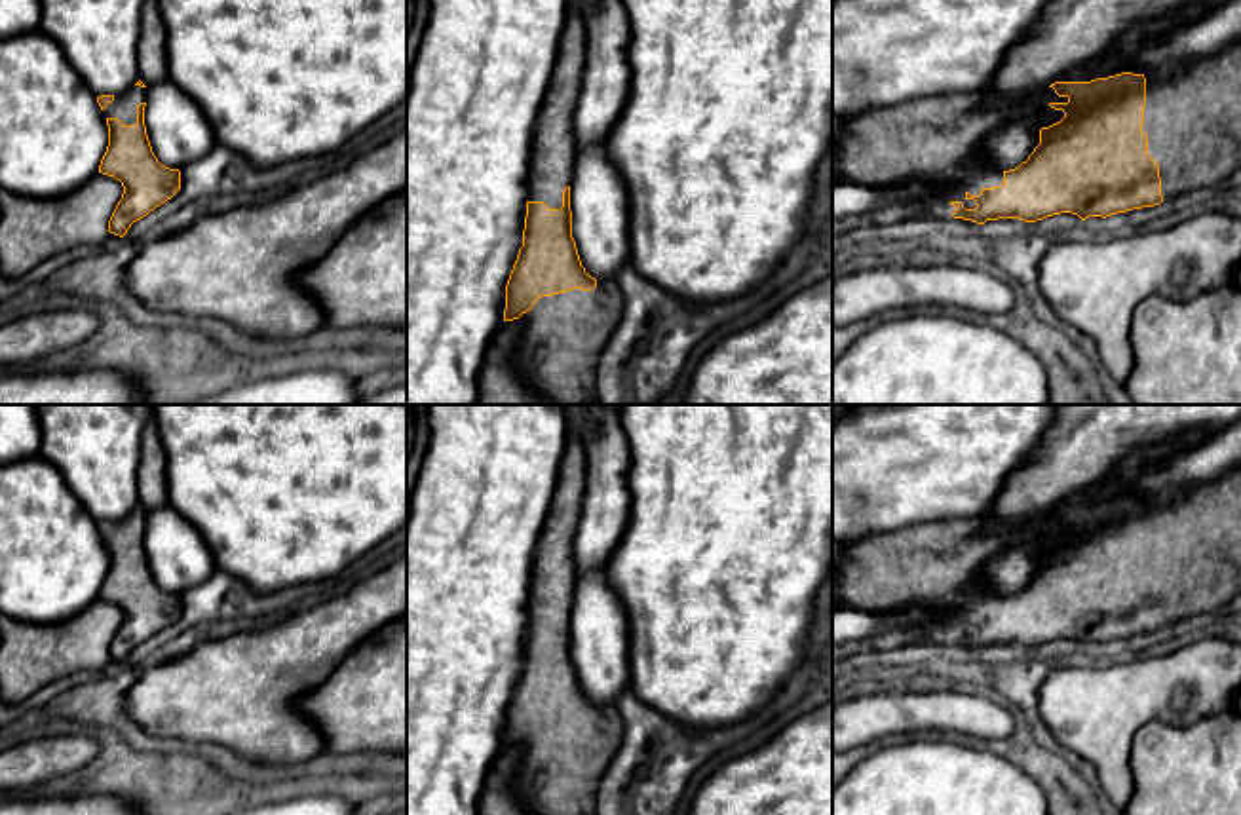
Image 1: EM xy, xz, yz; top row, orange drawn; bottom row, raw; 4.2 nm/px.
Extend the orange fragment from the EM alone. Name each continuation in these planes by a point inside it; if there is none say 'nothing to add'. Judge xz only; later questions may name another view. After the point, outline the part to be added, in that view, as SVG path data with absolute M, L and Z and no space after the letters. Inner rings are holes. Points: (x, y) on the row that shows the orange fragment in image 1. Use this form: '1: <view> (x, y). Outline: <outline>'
1: xz (553, 149). Outline: M568 11L530 148L528 201L544 201L549 209L563 207L563 190L572 184L578 152L574 114L585 55L583 21Z
2: xz (563, 335). Outline: M616 281L538 298L519 317L521 374L553 405L599 405L595 372L621 313Z

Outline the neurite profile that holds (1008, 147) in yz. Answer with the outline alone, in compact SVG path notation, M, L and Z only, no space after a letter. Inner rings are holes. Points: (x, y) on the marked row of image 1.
M1049 104L1038 112L1038 122L1011 122L983 141L983 156L1000 171L1019 167L1040 144L1040 129L1064 118L1062 110Z

